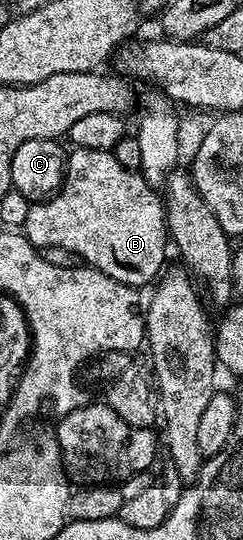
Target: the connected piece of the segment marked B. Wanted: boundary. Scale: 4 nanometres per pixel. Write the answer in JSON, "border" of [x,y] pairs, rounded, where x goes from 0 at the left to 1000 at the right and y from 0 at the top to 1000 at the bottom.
{"border":[[[300,272],[276,283],[259,341],[193,370],[136,376],[123,396],[107,396],[91,430],[156,463],[263,456],[329,470],[350,491],[547,530],[621,528],[663,509],[679,494],[675,465],[700,459],[691,409],[663,357],[564,313],[502,307],[502,300],[486,300],[457,281],[321,272]]]}

